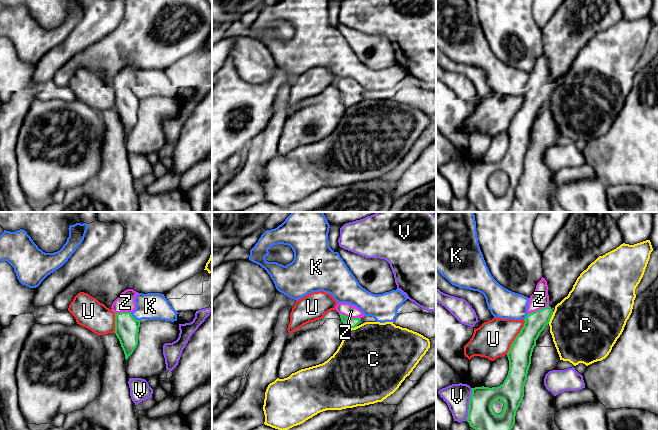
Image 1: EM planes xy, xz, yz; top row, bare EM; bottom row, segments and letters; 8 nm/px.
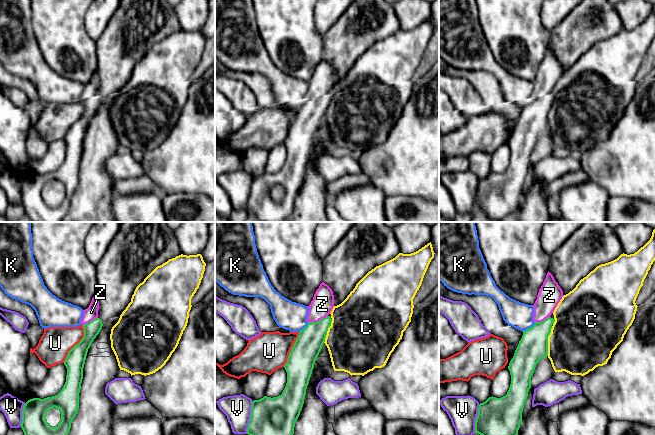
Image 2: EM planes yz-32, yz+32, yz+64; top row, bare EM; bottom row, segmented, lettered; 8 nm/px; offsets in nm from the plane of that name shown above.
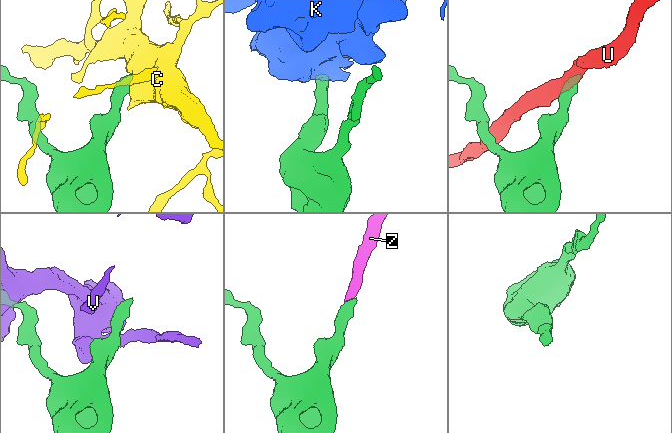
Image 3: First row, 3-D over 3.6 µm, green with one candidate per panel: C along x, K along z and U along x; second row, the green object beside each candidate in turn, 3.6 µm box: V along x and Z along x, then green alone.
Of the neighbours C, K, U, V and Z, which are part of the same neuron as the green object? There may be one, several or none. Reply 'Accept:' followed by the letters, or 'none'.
Accept: Z

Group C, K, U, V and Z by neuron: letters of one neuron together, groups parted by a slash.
C / K / U / V / Z

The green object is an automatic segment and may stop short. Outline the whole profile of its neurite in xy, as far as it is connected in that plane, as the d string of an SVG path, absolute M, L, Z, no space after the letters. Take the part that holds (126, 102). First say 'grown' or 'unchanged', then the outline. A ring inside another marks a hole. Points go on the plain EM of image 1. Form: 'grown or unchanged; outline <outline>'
grown; outline M127 65L111 82L115 89L115 110L120 117L126 136L138 121L140 96L136 96L131 90L136 86L135 72L138 70L133 65Z

